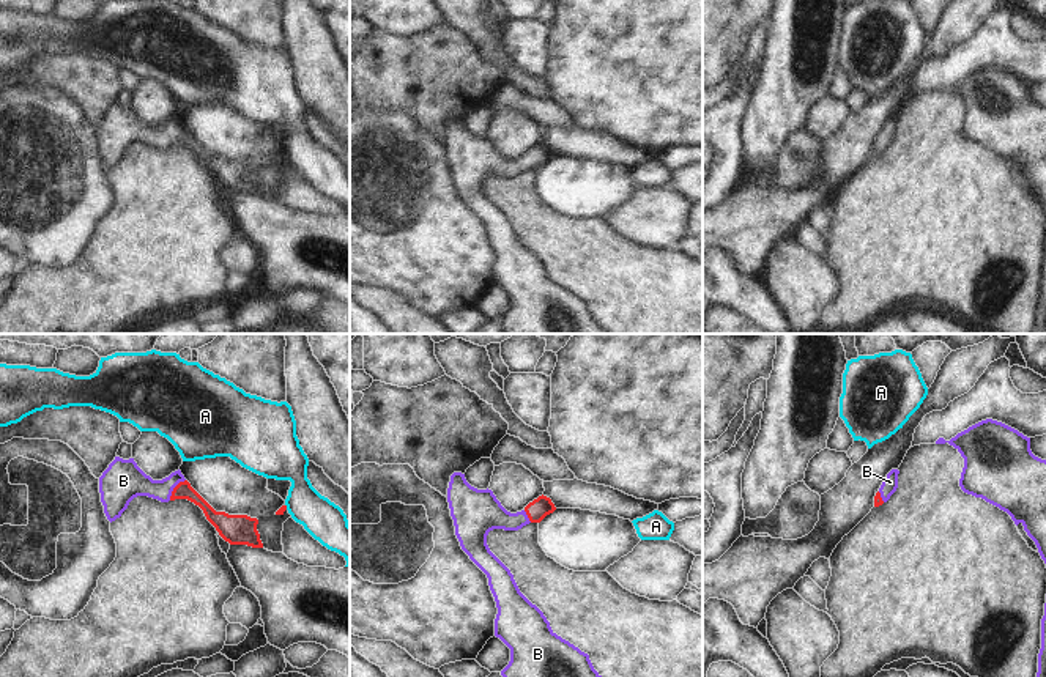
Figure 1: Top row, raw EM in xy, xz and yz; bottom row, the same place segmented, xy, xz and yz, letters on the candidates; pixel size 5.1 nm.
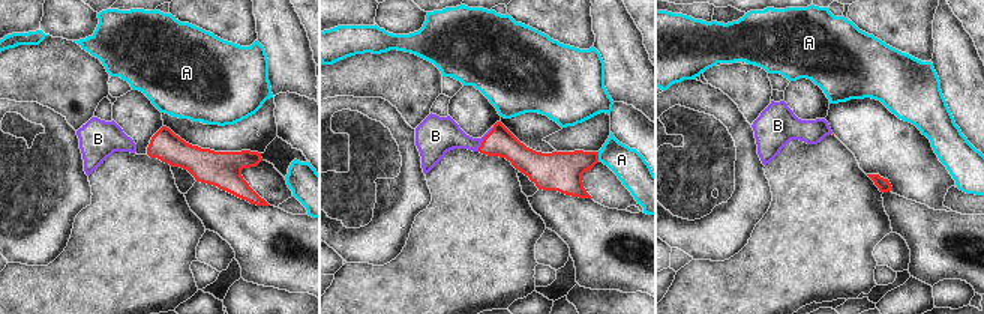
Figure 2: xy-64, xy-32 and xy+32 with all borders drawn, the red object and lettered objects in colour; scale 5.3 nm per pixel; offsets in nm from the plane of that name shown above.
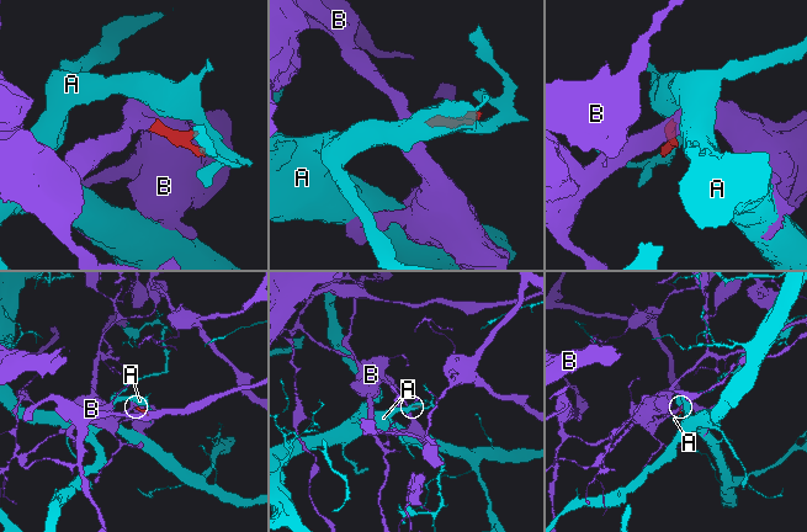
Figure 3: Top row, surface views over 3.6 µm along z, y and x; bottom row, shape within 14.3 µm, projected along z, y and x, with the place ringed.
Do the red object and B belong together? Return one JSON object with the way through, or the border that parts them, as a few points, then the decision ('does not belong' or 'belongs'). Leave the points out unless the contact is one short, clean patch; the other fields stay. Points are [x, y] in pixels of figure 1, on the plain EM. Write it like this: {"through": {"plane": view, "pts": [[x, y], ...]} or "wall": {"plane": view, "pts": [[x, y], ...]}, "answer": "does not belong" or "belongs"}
{"through": {"plane": "xy", "pts": [[183, 137], [174, 136], [150, 136], [126, 128]]}, "answer": "belongs"}

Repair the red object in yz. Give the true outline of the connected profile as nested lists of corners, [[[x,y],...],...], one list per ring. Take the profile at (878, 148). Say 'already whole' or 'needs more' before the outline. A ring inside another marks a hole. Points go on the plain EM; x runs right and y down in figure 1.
needs more; [[[892,117],[887,124],[884,126],[879,139],[874,143],[874,154],[882,153],[890,146],[890,143],[896,139],[898,135],[898,117]]]

